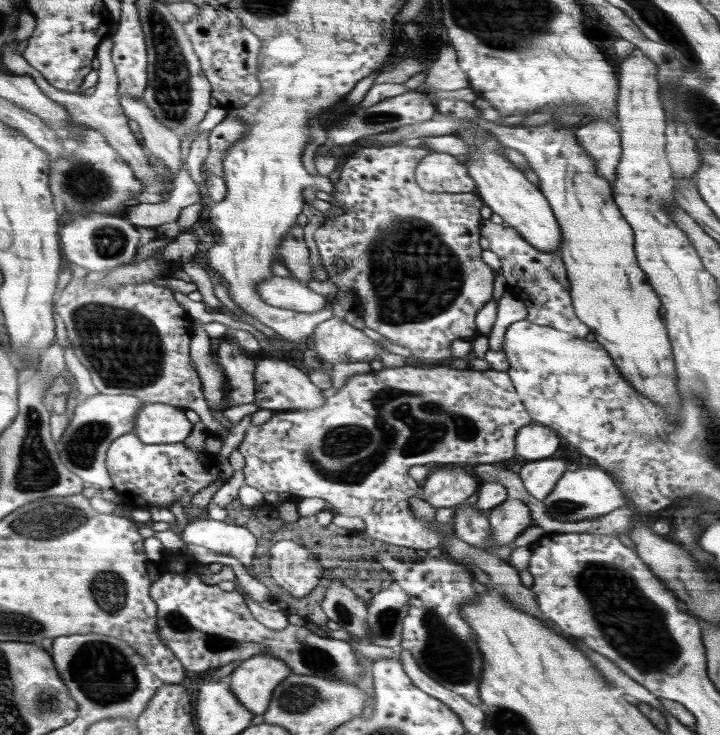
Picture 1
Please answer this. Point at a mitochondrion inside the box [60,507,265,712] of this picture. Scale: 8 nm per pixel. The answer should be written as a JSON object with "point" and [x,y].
{"point":[103,673]}

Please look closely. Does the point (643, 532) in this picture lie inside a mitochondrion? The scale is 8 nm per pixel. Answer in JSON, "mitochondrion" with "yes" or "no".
{"mitochondrion":"no"}

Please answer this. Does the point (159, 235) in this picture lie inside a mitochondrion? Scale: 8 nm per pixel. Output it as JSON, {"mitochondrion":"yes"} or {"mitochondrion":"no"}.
{"mitochondrion":"no"}

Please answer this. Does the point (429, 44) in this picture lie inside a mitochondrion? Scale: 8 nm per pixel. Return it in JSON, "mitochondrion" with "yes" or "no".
{"mitochondrion":"no"}

